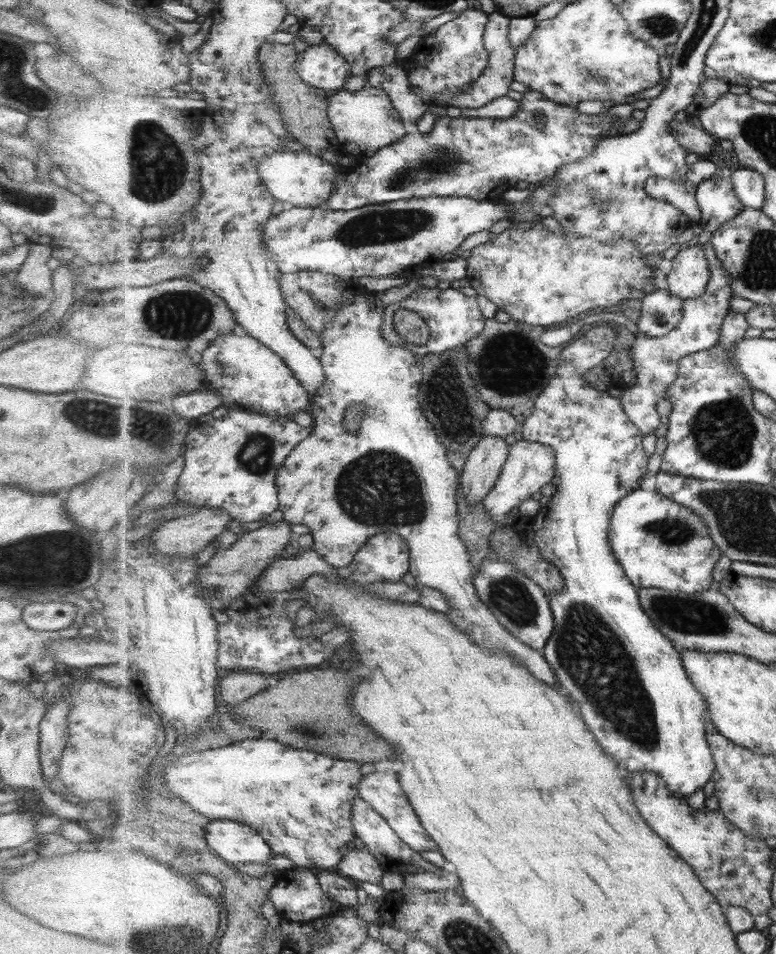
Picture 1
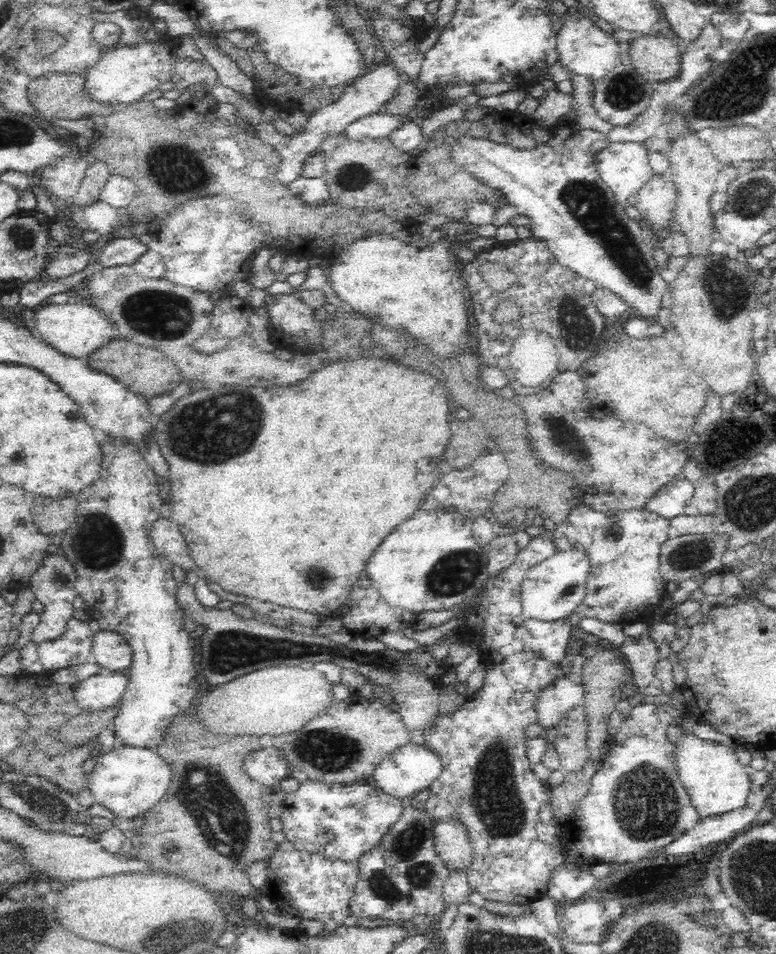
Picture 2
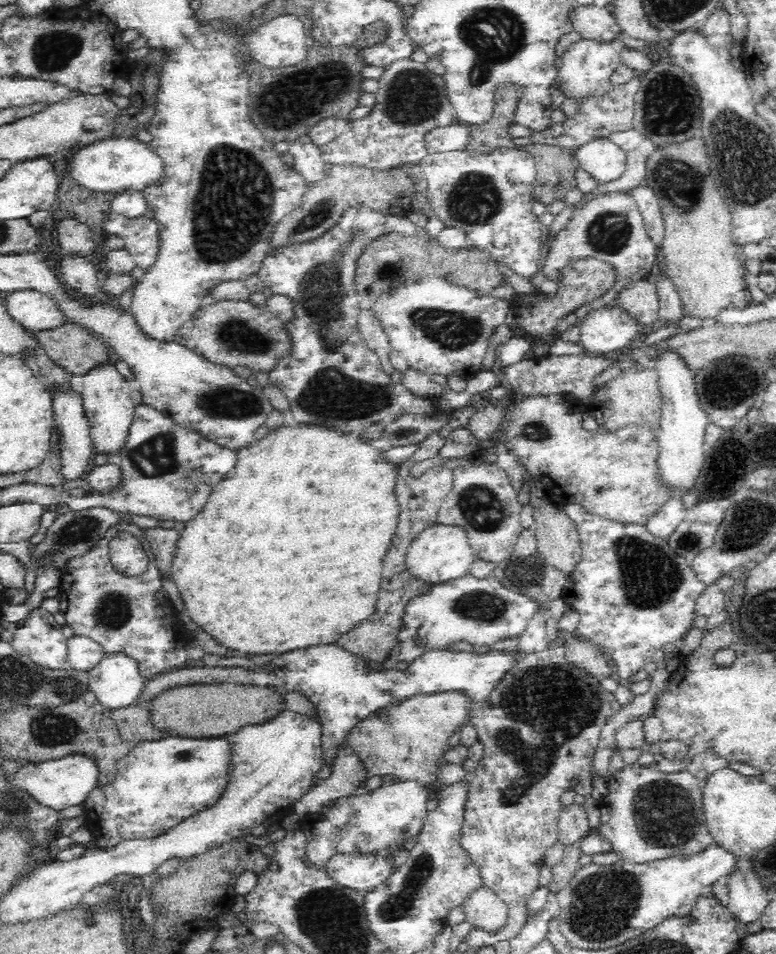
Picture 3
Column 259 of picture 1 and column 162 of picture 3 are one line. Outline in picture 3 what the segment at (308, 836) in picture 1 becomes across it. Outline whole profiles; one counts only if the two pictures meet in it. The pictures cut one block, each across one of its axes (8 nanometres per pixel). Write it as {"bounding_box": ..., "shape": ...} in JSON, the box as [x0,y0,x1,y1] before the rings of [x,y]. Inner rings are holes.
{"bounding_box":[82,736,230,847],"shape":[[[168,736],[135,743],[132,750],[124,758],[117,761],[114,778],[110,782],[94,788],[82,804],[85,811],[85,823],[87,824],[87,828],[92,832],[94,844],[96,847],[112,847],[116,843],[122,842],[123,839],[151,838],[151,836],[156,834],[162,834],[172,826],[177,826],[184,819],[189,818],[190,814],[194,815],[196,812],[203,810],[204,806],[210,806],[222,794],[223,787],[226,784],[228,762],[230,762],[230,742],[224,740],[224,738],[174,738],[174,736]]]}

